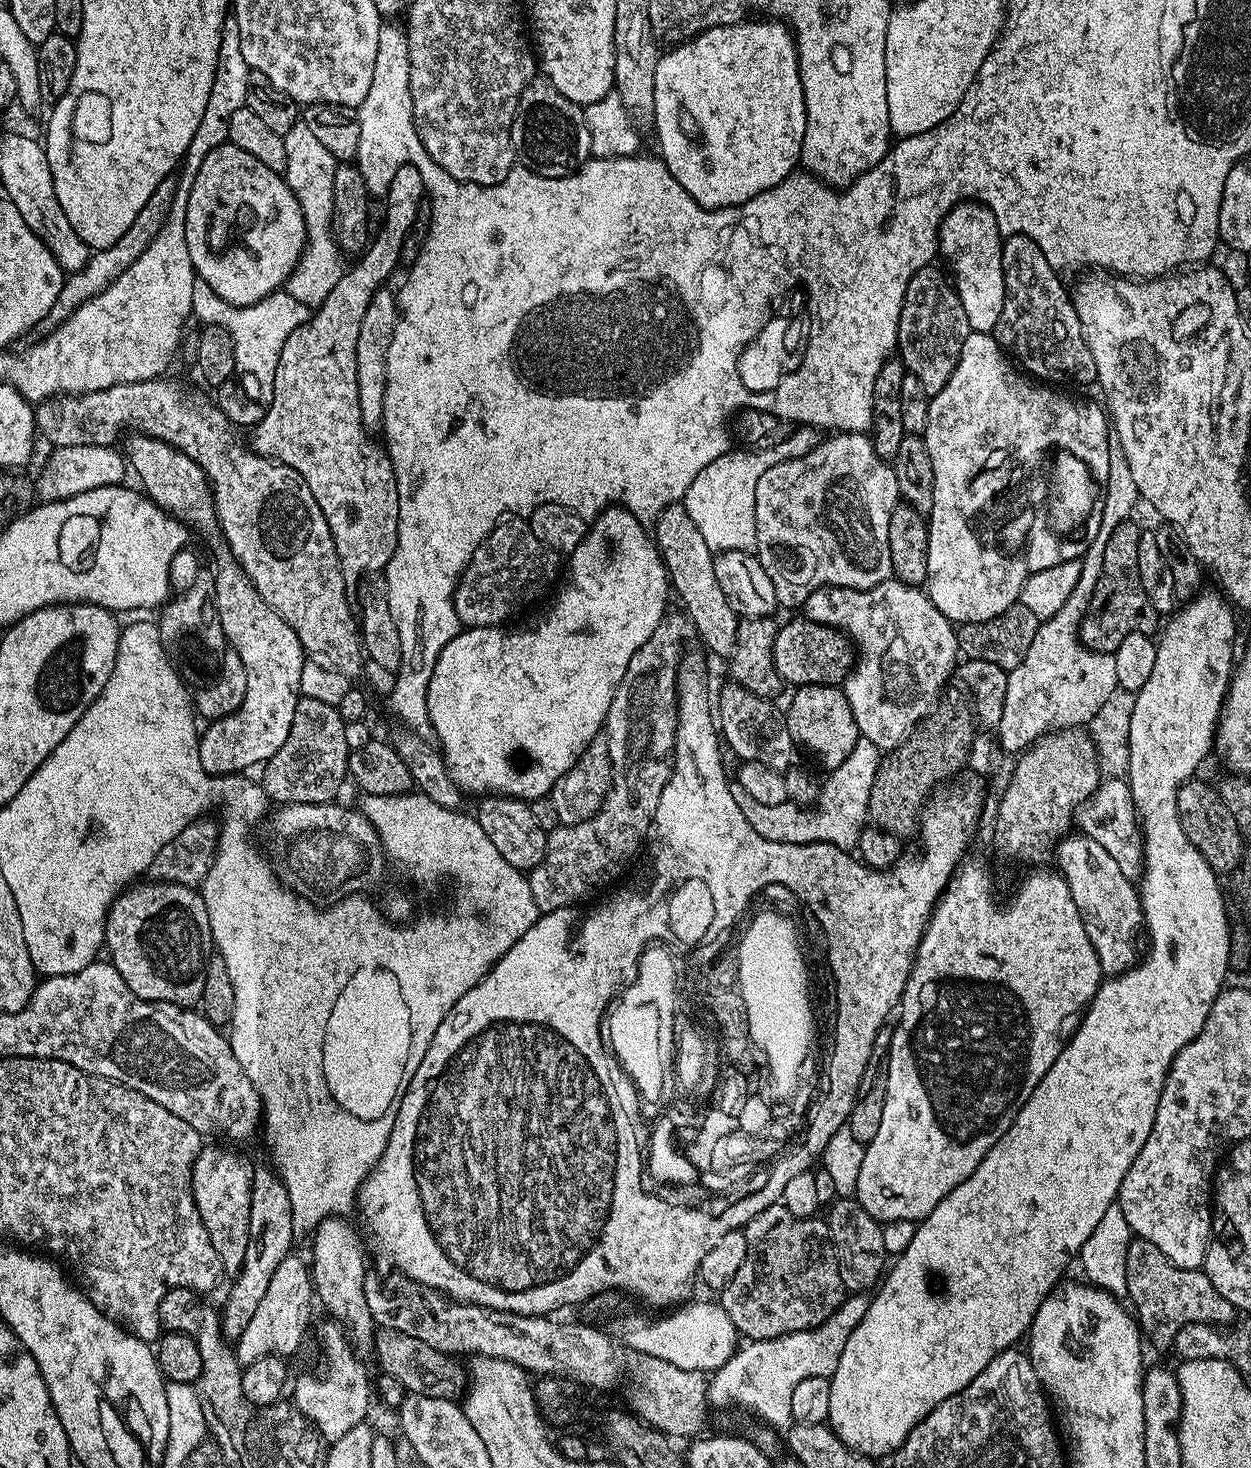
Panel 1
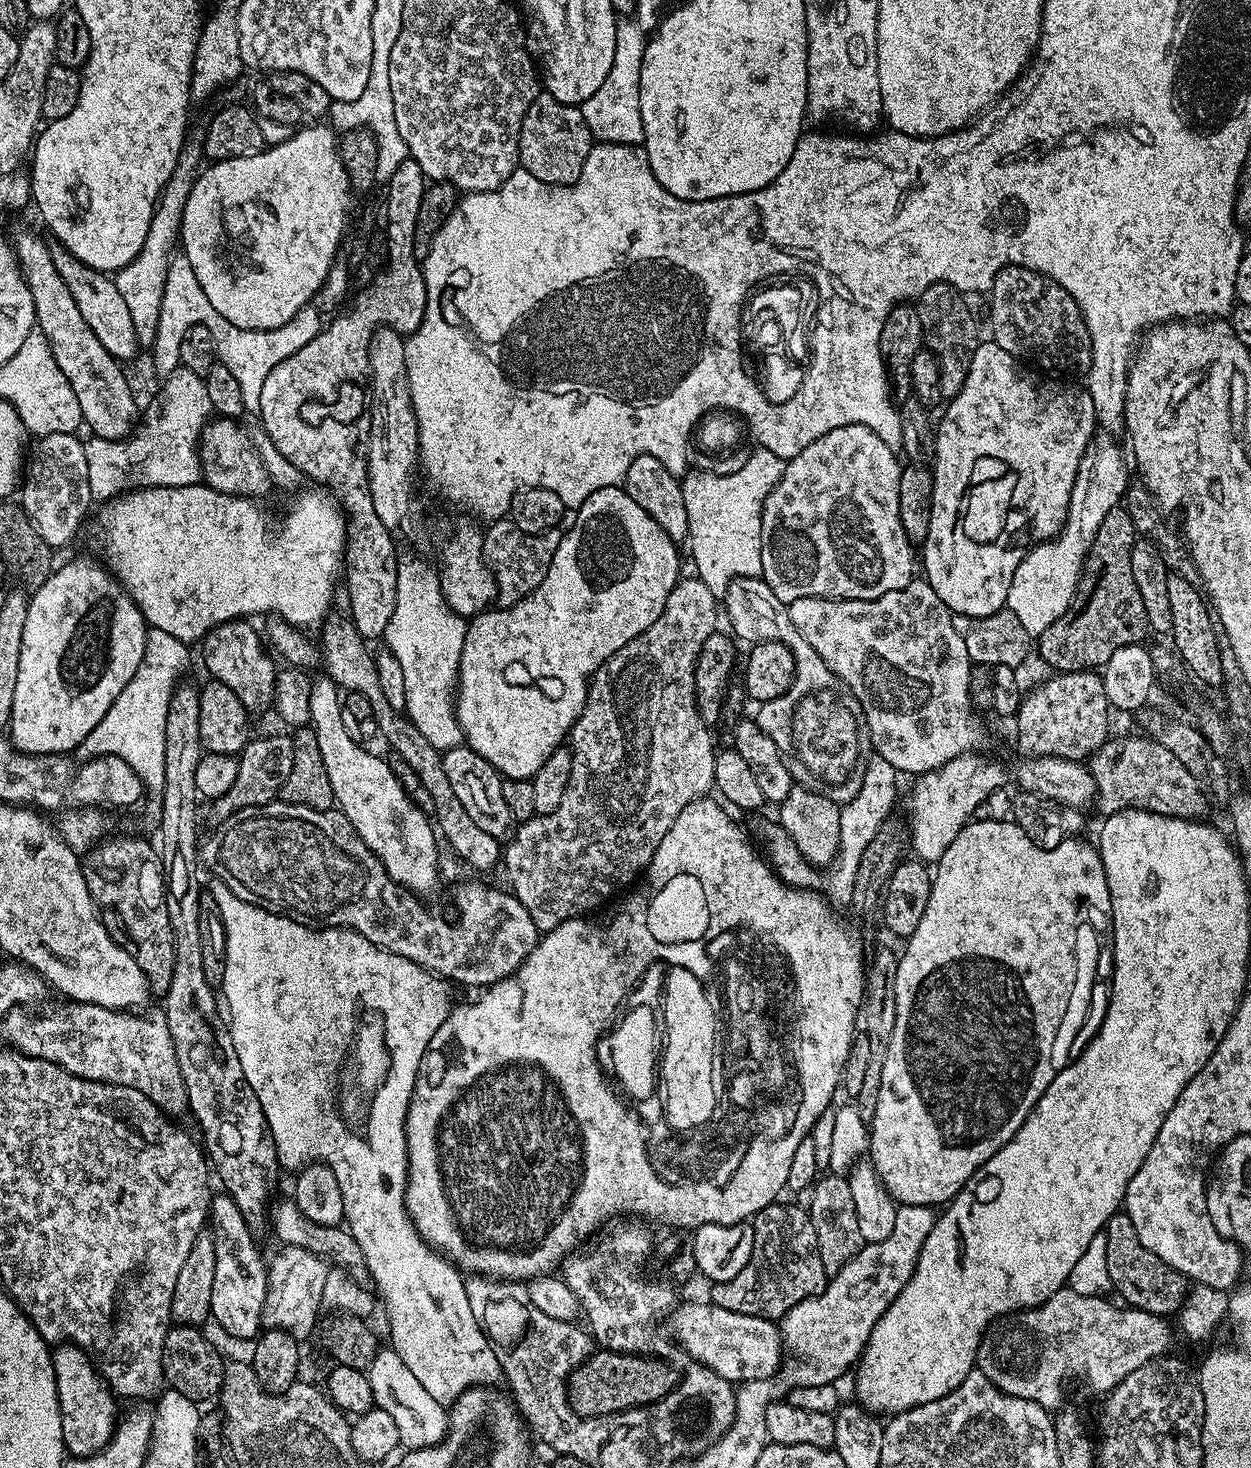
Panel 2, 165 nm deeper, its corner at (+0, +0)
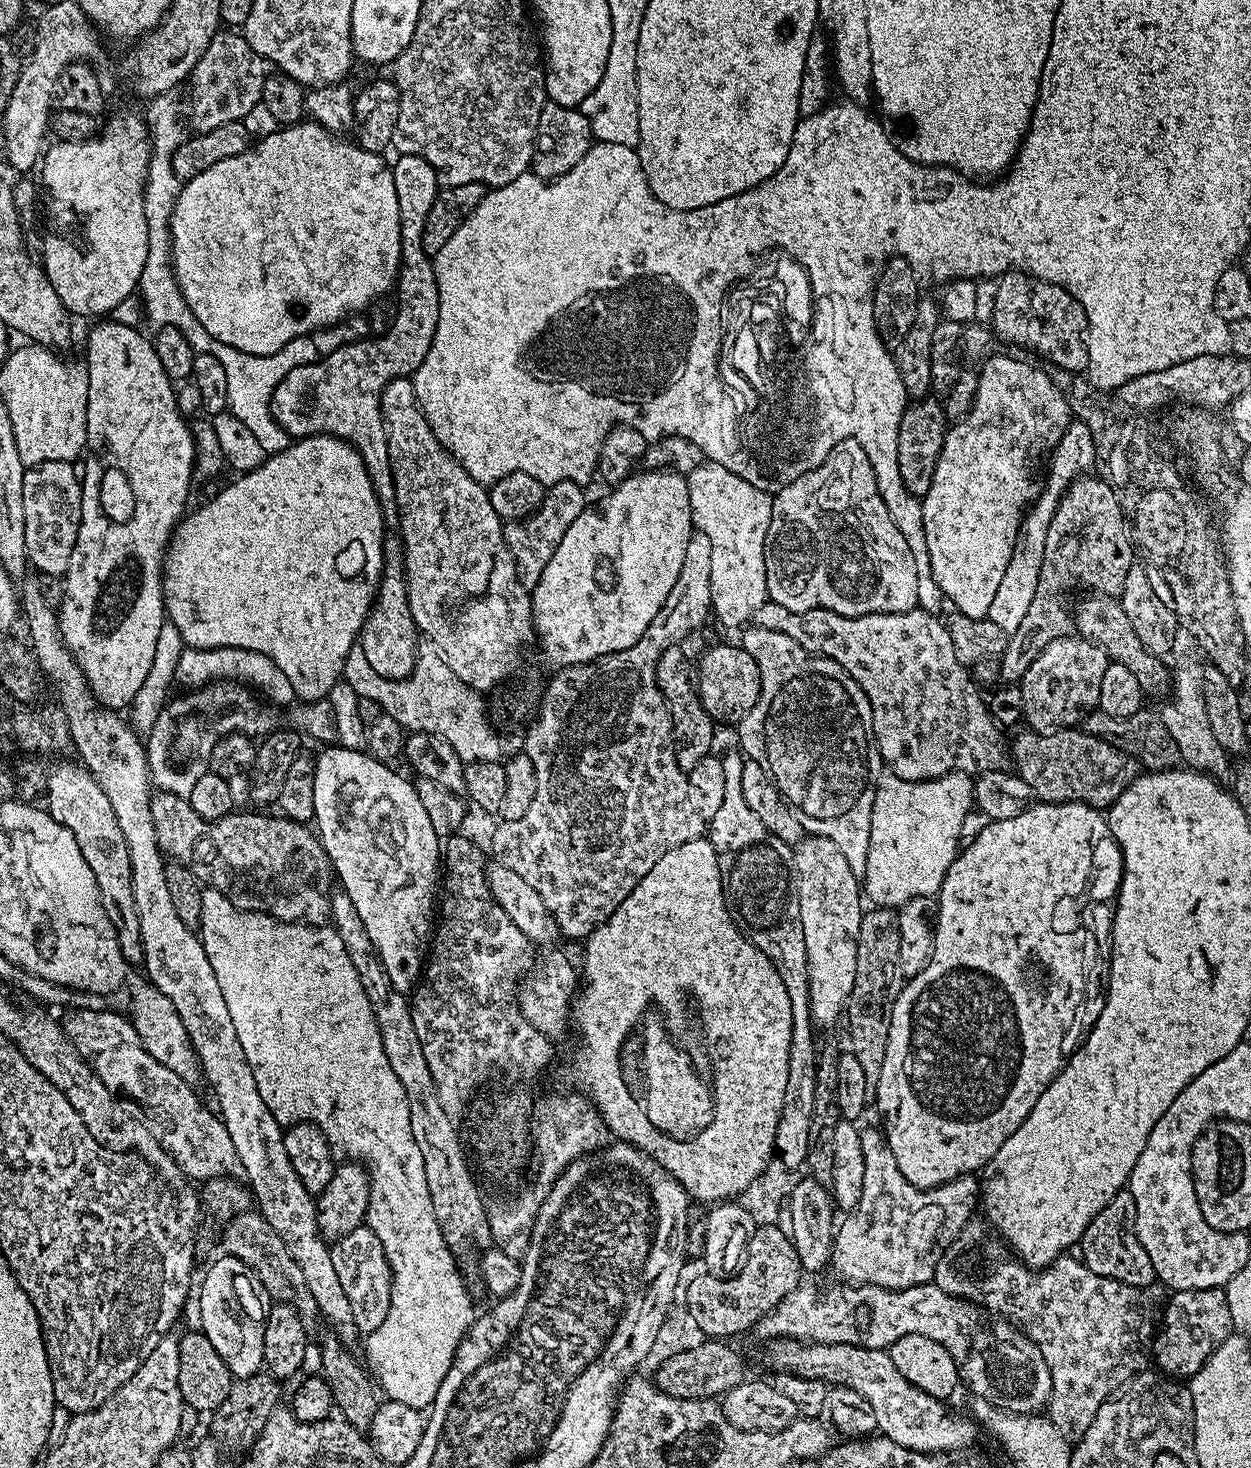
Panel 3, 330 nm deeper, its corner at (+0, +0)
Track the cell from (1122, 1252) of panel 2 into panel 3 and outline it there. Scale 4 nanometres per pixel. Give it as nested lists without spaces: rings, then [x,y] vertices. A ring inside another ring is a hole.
[[[1125,1190],[1114,1194],[1114,1198],[1110,1198],[1110,1202],[1102,1206],[1102,1210],[1098,1210],[1090,1226],[1086,1226],[1084,1237],[1078,1245],[1078,1252],[1081,1252],[1079,1255],[1087,1268],[1094,1270],[1094,1274],[1099,1276],[1114,1278],[1118,1282],[1139,1288],[1153,1283],[1150,1254],[1146,1254],[1142,1242],[1138,1242],[1135,1230],[1136,1207],[1131,1192]]]

